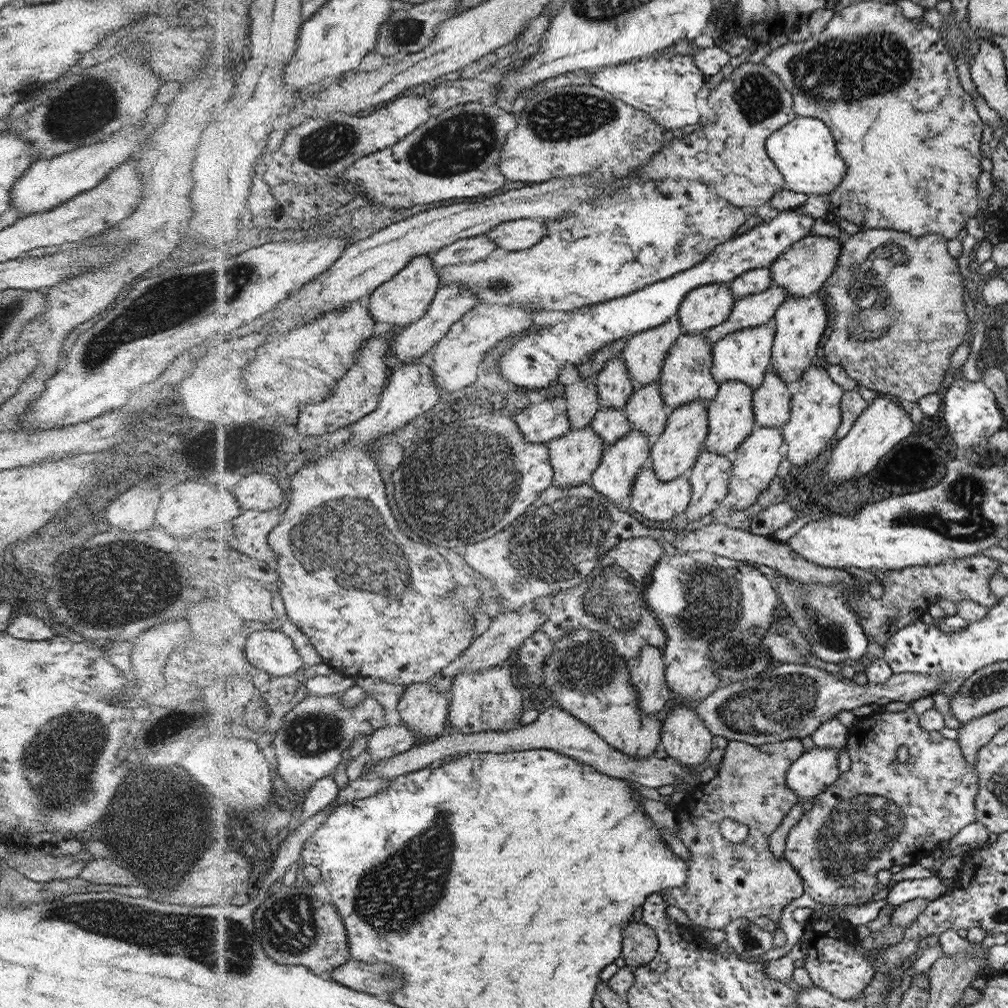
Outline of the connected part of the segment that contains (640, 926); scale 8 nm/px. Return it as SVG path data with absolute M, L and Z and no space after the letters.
M636 922L624 927L624 943L621 956L625 964L638 967L651 962L658 954L658 934L644 922Z

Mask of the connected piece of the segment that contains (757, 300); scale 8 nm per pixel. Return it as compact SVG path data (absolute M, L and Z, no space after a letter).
M771 283L771 286L763 292L737 299L728 321L707 330L704 334L713 345L724 336L740 329L766 324L774 318L778 308L788 298L786 291L784 287Z

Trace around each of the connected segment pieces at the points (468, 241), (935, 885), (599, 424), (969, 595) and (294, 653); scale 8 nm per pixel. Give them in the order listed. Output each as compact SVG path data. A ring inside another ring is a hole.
M487 234L462 239L433 254L435 266L442 269L446 266L466 264L488 258L497 246L490 241Z
M933 875L923 879L902 880L896 883L887 895L887 904L901 905L905 902L925 898L936 900L950 892L948 887L942 885L942 876Z
M599 407L592 419L590 426L603 438L604 450L632 429L632 424L623 409Z
M978 554L934 567L912 566L884 573L881 576L884 595L874 599L865 589L854 604L855 615L863 631L867 633L868 643L876 643L884 650L889 637L901 628L917 622L930 606L938 604L942 598L956 604L963 600L972 600L985 607L996 606L1000 599L990 591L990 578L996 576L1000 564L999 560Z
M262 629L253 632L247 646L252 665L268 670L274 676L299 676L307 668L295 641L282 629Z

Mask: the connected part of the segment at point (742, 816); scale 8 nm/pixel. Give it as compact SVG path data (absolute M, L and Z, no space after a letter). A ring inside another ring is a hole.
M788 739L778 743L755 746L744 741L728 741L717 776L708 784L700 784L687 793L685 800L674 810L680 824L677 836L692 853L687 862L690 877L680 888L668 888L660 892L670 906L684 910L692 924L710 930L724 930L736 918L745 918L754 922L760 916L766 916L779 926L782 910L805 892L803 879L790 861L776 860L770 854L768 836L780 826L782 818L796 804L795 792L787 785L787 772L791 764L804 753L801 739ZM732 819L747 824L749 833L744 842L730 842L721 835L720 823Z

